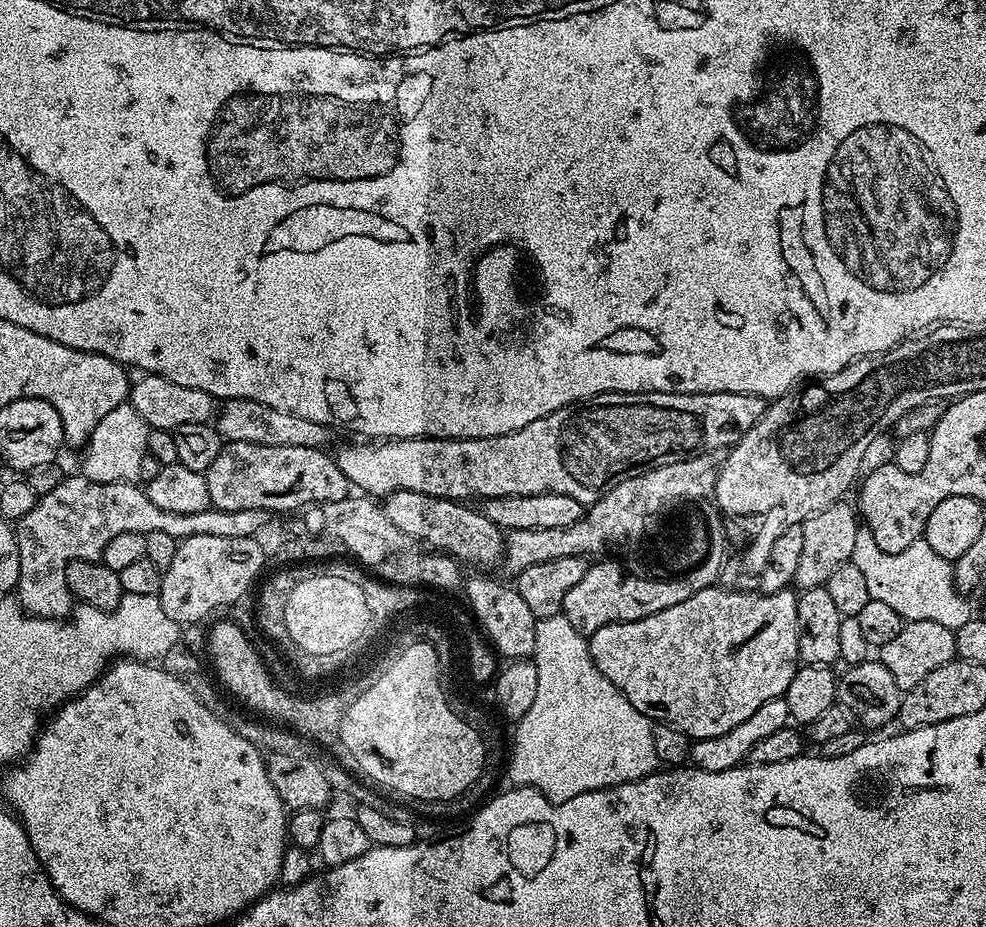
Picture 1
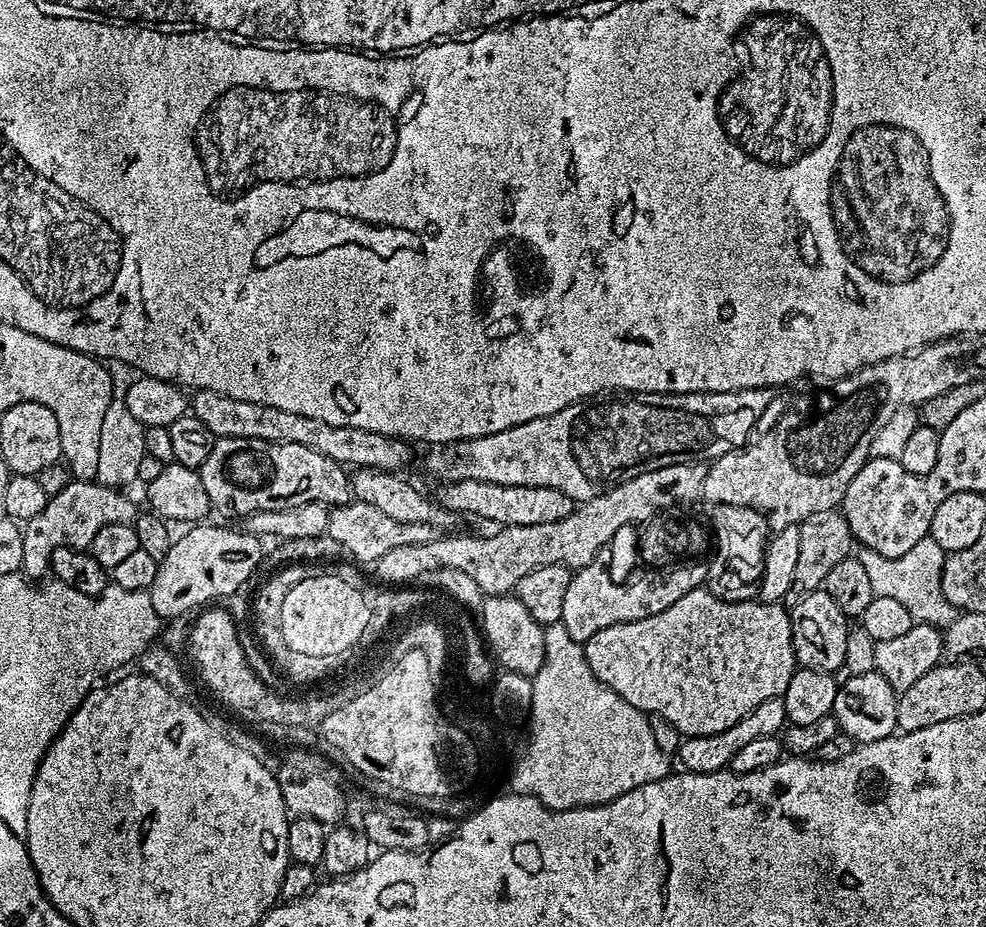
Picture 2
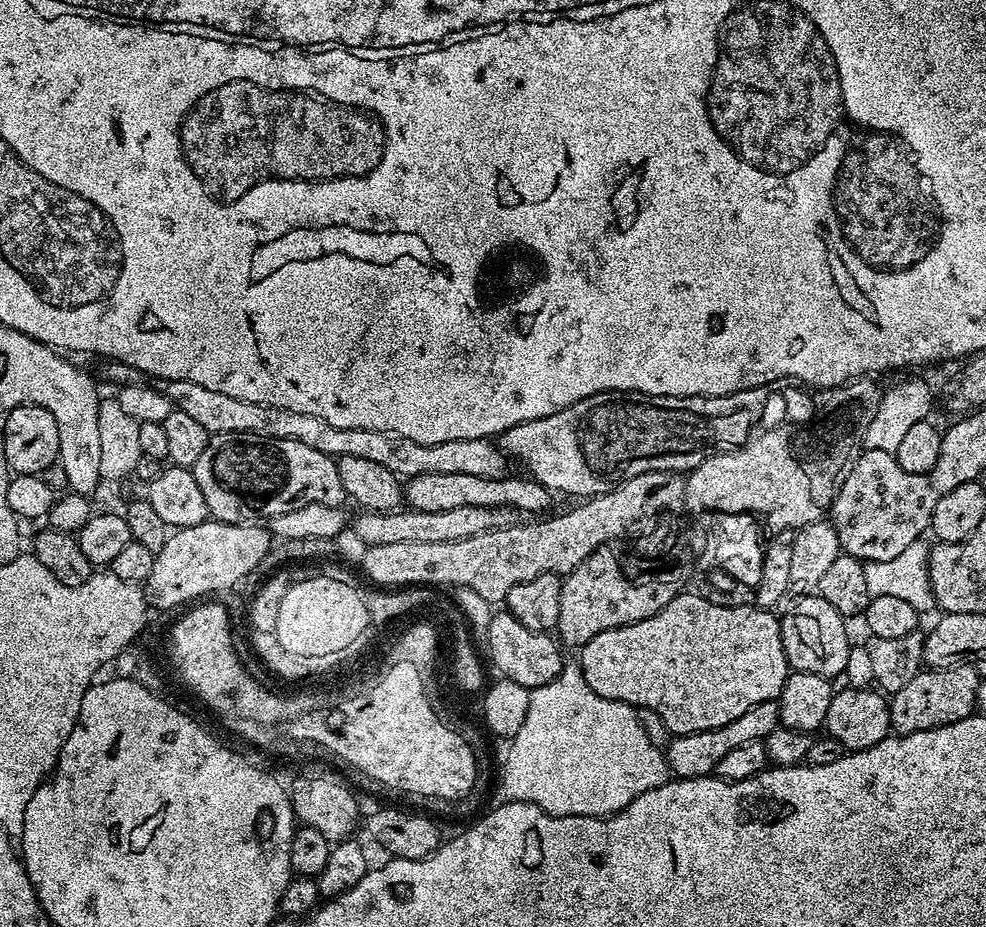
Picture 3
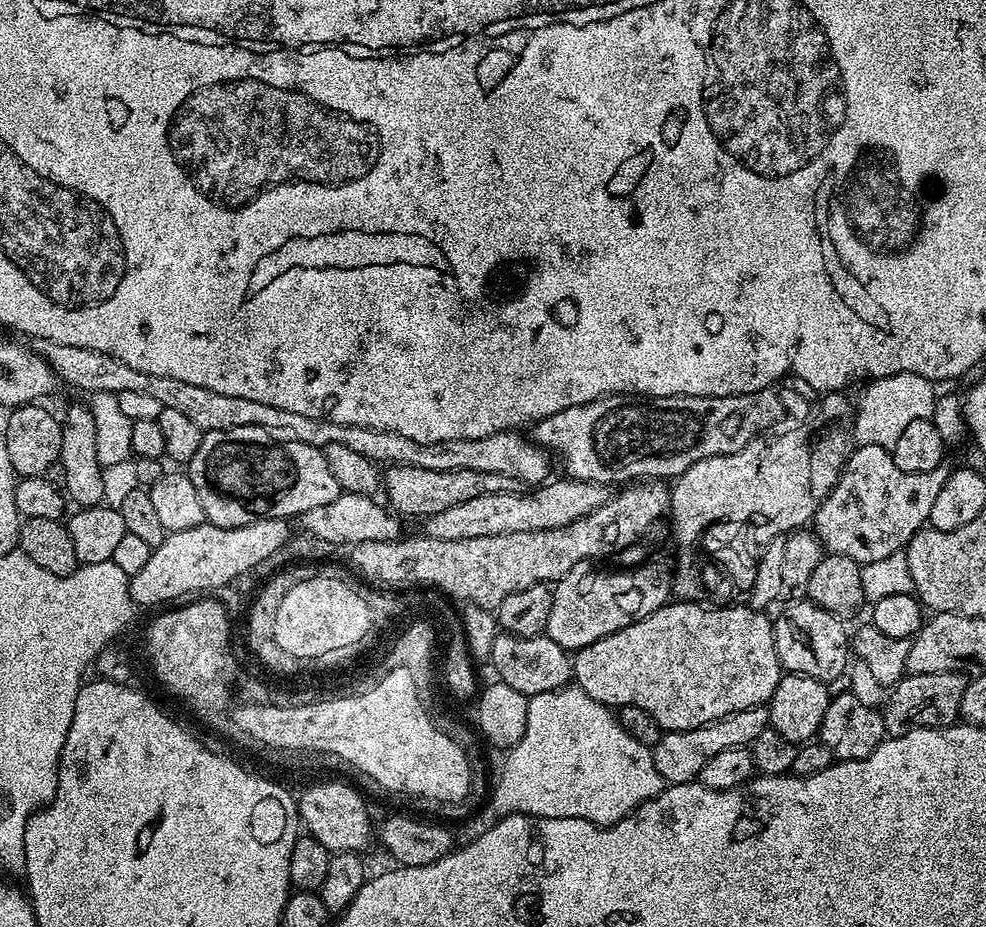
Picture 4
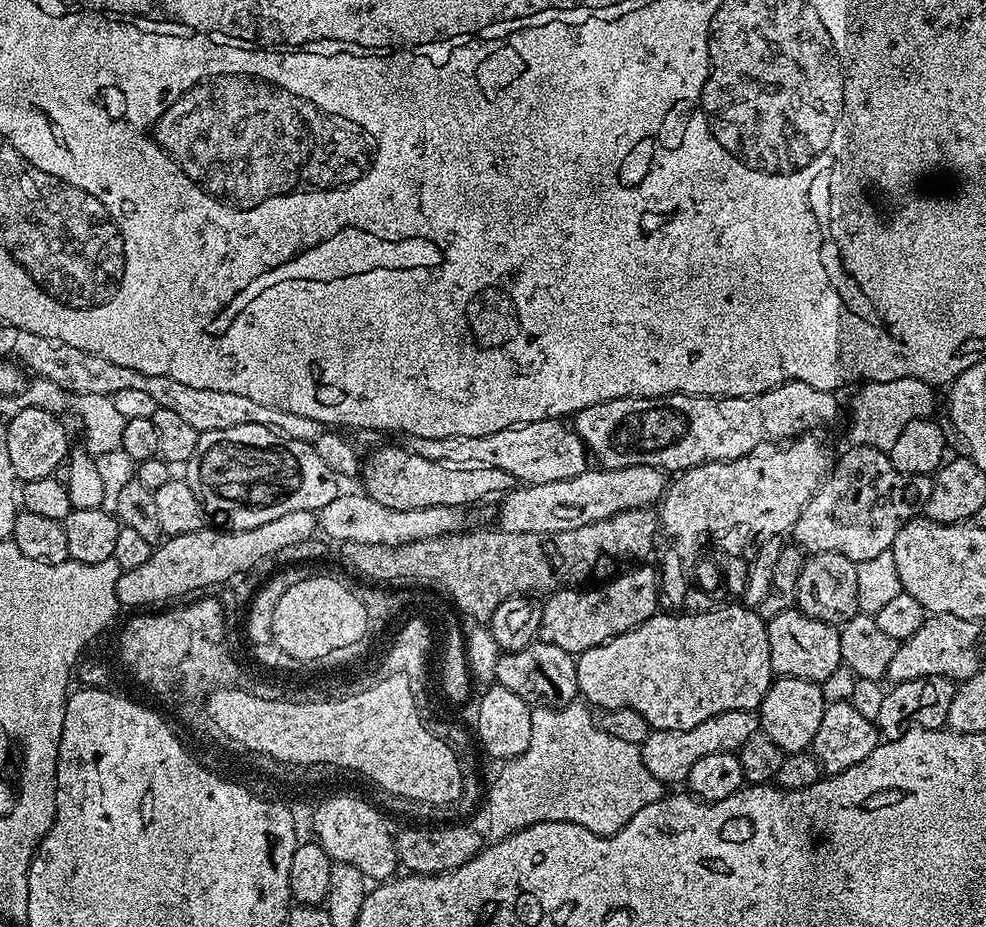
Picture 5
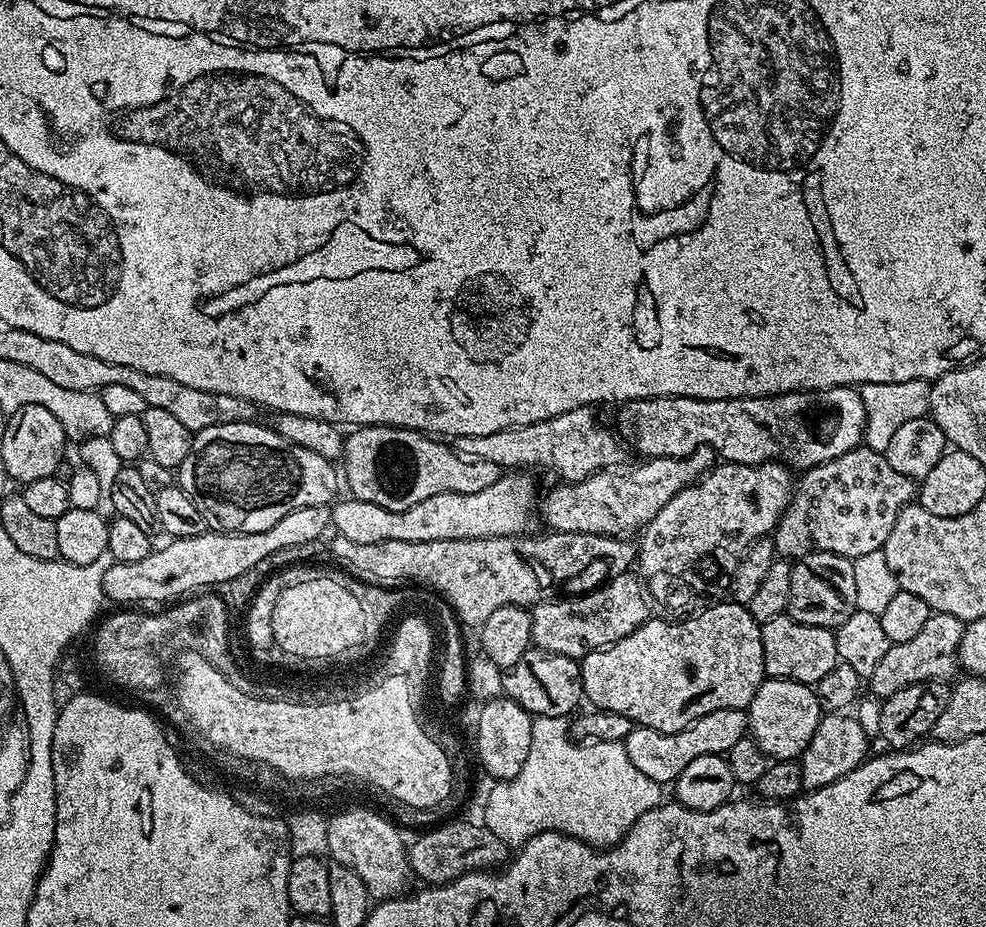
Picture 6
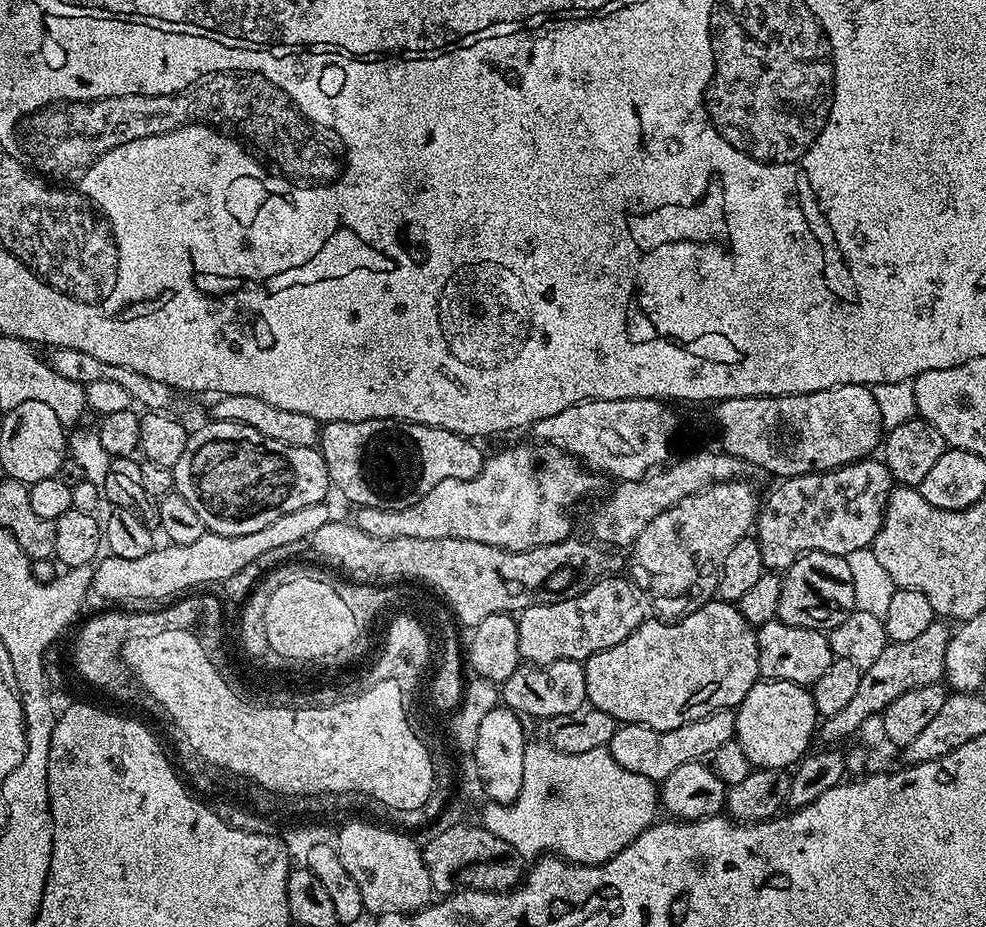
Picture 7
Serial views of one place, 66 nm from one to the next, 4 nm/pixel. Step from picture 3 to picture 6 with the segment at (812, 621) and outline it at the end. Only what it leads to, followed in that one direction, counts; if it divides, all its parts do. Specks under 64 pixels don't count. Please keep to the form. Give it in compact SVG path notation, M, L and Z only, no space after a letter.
M785 614L770 618L770 622L760 625L762 634L762 654L764 655L764 675L777 680L793 680L799 684L814 686L839 661L836 649L836 633L822 626L803 625Z

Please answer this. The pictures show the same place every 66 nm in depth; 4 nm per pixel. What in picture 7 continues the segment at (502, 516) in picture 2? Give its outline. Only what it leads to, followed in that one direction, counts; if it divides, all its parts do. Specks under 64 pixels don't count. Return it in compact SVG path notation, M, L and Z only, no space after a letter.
M330 420L322 428L322 451L328 467L328 477L333 485L360 508L381 508L397 512L406 506L414 506L438 482L469 480L482 470L486 456L480 453L475 439L459 436L438 426L411 424L405 420Z

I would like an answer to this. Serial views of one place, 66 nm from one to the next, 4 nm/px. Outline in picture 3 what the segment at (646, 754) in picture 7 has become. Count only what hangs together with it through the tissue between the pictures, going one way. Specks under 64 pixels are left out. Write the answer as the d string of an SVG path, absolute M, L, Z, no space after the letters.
M767 700L758 702L758 706L746 710L742 718L734 718L734 722L726 722L726 726L721 728L702 730L685 736L673 735L666 749L668 771L673 777L681 780L713 775L718 762L722 762L722 758L726 758L730 750L738 750L738 746L743 746L746 742L763 741L770 734L770 730L778 727L781 727L780 705L776 700Z

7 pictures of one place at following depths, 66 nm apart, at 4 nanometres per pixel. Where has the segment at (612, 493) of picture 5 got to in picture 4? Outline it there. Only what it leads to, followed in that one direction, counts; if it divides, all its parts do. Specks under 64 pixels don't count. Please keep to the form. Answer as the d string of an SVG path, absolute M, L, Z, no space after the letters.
M553 479L523 492L482 494L479 498L458 502L458 506L450 506L450 510L441 510L439 514L427 517L423 521L423 535L457 540L494 534L518 534L530 530L554 530L570 526L570 522L578 522L578 518L594 514L594 510L601 508L610 499L609 489L605 485L585 480L563 479Z

